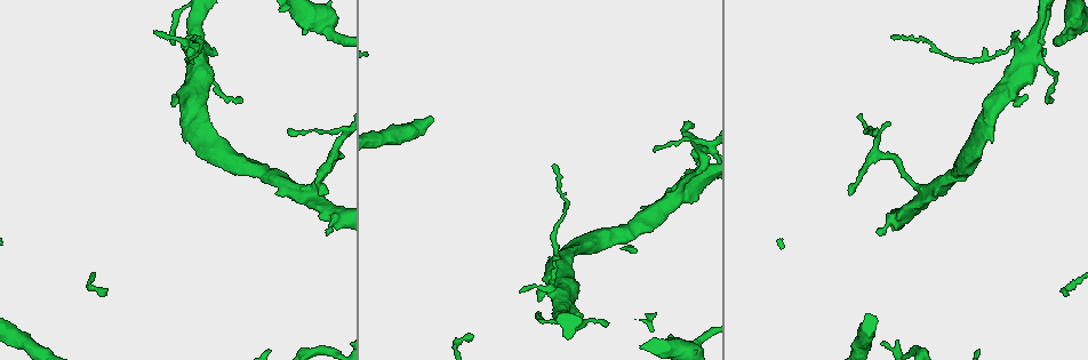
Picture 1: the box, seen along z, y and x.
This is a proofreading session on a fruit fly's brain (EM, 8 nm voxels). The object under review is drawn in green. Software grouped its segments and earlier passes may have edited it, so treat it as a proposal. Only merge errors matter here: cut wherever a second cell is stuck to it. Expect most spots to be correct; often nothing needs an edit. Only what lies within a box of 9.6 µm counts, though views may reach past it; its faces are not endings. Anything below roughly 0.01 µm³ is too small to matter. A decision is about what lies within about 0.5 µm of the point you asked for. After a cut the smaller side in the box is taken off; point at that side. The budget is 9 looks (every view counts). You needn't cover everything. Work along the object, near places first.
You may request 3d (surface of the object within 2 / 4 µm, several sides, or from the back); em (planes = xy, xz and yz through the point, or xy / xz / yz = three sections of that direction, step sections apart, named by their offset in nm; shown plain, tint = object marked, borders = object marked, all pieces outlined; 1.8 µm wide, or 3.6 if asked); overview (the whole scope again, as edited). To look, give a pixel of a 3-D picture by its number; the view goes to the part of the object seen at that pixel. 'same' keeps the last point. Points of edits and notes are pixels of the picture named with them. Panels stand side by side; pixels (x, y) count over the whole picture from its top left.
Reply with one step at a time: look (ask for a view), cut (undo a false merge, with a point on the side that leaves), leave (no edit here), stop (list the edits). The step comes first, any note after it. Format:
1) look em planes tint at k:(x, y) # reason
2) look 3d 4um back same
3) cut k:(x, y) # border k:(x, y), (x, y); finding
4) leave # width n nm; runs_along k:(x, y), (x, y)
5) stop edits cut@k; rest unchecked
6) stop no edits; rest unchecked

look 3d 4um at 1:(562, 314) # sharp bend

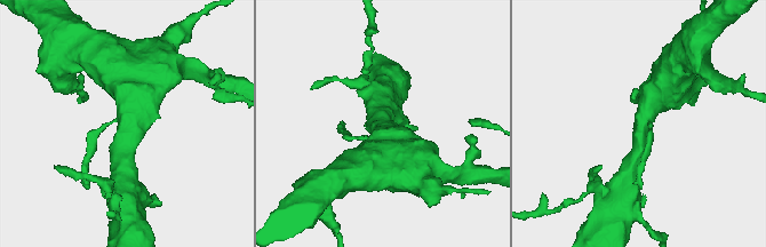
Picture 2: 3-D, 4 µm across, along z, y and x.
look em xz step 16 tint at 2:(641, 136) # now the EM

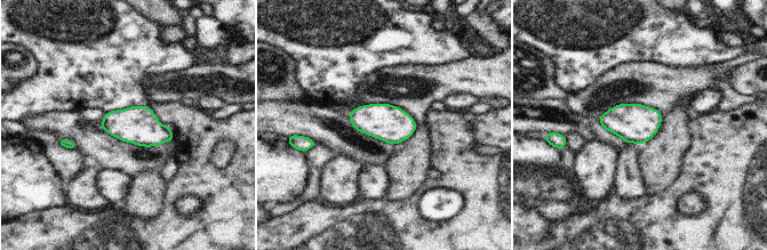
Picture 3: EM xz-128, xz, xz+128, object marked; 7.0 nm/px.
leave # one cell here

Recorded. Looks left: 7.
look 3d 4um at 1:(1068, 36) # thick turns thin

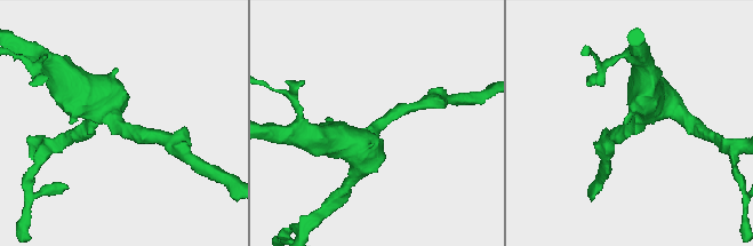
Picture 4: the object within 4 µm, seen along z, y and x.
look em planes tint at 4:(121, 126) # now the EM

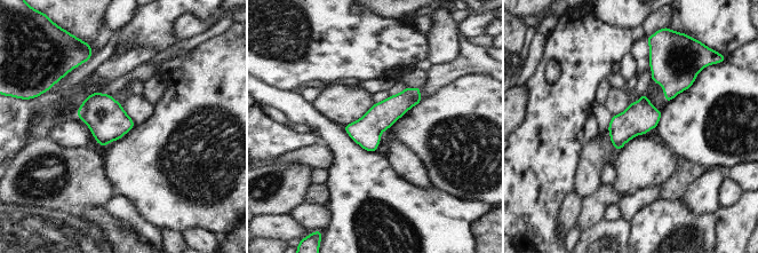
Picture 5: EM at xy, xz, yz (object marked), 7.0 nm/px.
leave # width 200 nm; runs_along 5:(416, 91), (367, 128), (348, 128); all the same cell

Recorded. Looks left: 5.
look 3d 2um at 1:(706, 172) # thick turns thin

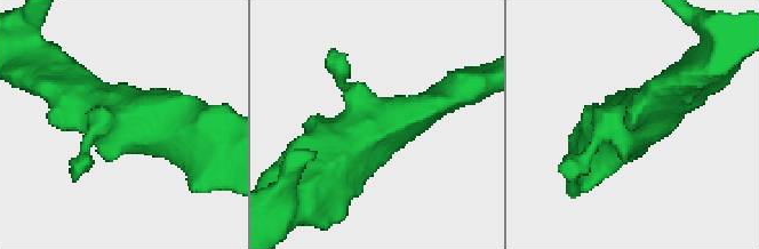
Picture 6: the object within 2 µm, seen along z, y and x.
look em xz step 4 tint at 6:(637, 116)

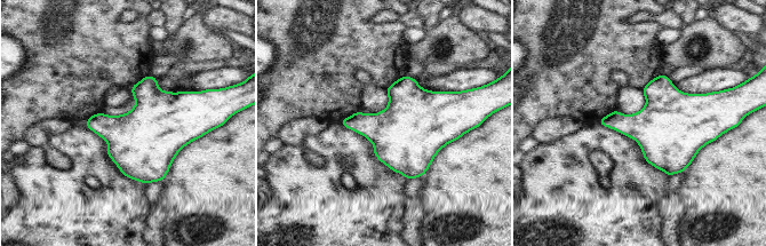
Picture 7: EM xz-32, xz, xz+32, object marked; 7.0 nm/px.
look em planes tint same # another direction

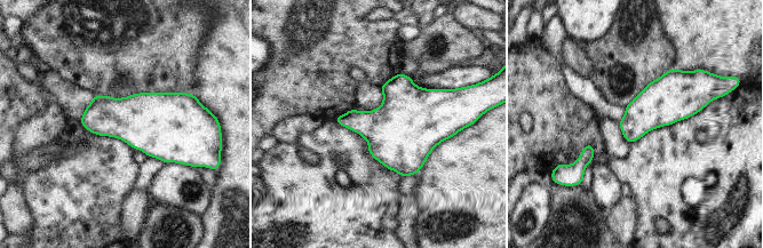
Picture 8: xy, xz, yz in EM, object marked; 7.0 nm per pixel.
leave # all the same cell

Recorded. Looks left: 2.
look em planes borders at 1:(701, 152) # branch point

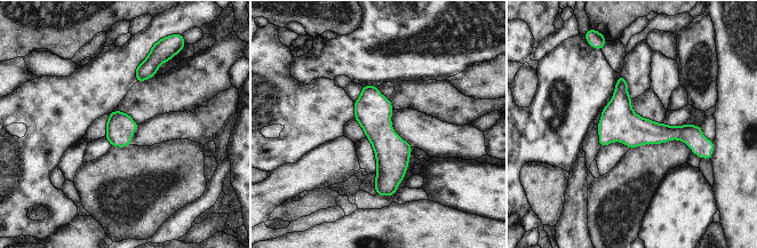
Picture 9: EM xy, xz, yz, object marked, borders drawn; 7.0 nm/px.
leave # width 200 nm; runs_along 9:(367, 88), (389, 146), (390, 192); one cell here

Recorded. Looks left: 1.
stop no edits; rest unchecked

